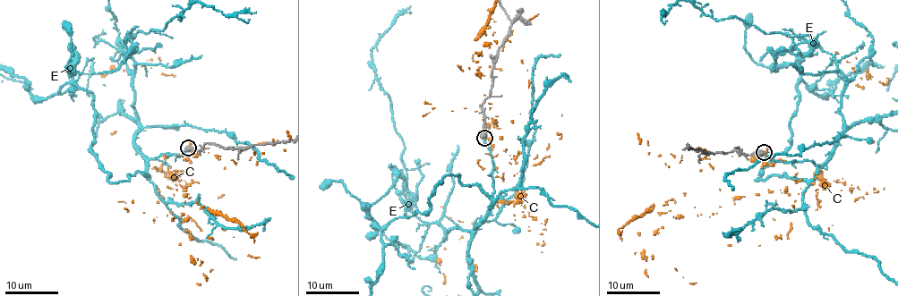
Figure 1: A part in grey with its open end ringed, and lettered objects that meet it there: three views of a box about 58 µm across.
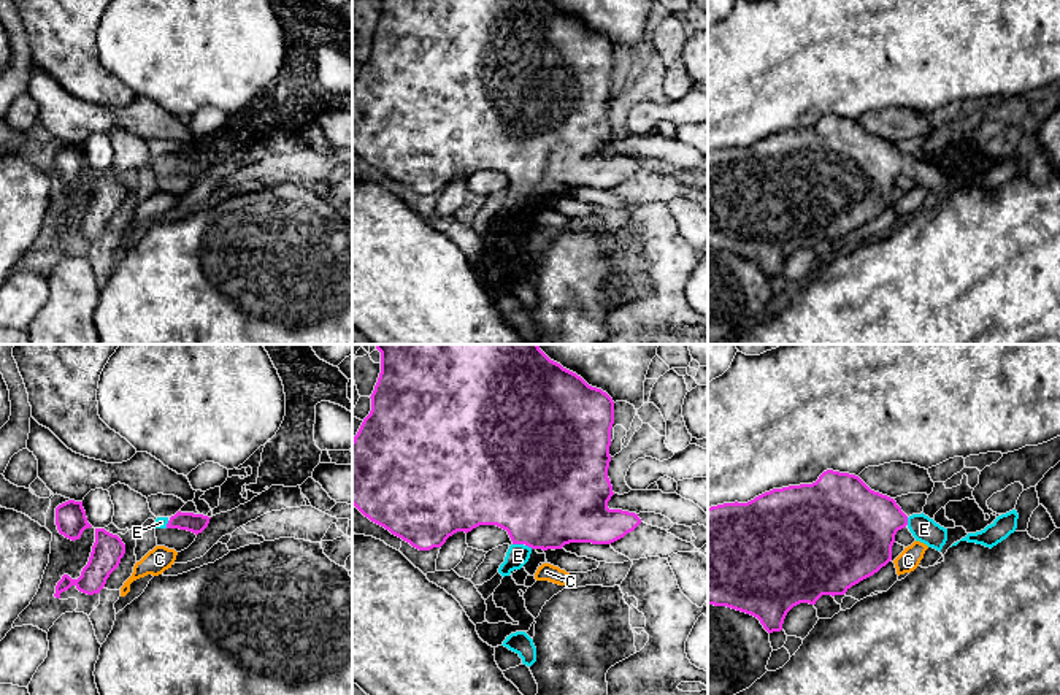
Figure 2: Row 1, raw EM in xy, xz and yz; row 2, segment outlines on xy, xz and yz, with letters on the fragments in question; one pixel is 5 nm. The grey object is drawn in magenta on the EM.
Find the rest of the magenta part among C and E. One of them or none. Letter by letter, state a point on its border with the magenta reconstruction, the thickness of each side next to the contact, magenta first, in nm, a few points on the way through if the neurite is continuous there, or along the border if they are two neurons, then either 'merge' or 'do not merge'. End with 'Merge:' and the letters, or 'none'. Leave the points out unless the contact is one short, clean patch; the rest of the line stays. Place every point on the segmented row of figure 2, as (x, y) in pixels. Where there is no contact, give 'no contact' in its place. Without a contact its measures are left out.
C: no contact | do not merge
E: xz (518, 543) | 480/110 nm | across xz (545, 502), (522, 529), (518, 543), (518, 556) | merge
Merge: E

